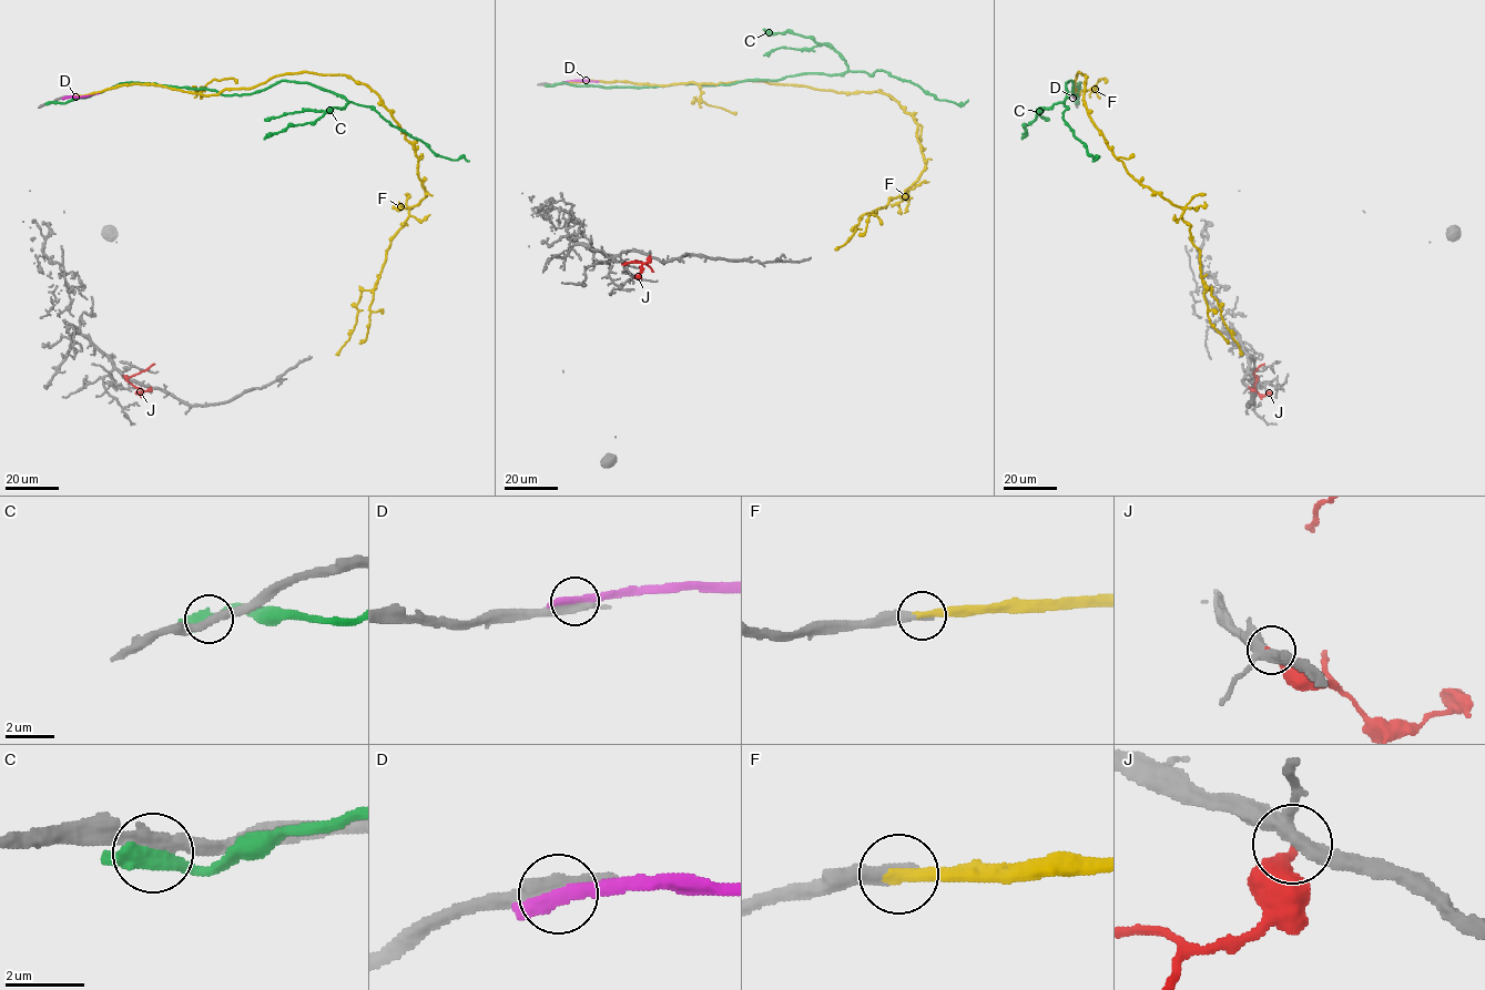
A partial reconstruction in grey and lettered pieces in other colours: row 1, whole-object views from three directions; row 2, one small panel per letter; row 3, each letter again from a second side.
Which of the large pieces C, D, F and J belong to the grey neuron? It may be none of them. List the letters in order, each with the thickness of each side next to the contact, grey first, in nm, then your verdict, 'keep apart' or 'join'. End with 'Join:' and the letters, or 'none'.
C: 320 nm thick on the grey side, 440 nm on the other; keep apart
D: 420 nm thick on the grey side, 460 nm on the other; keep apart
F: 360 nm thick on the grey side, 340 nm on the other; join
J: 400 nm thick on the grey side, 280 nm on the other; keep apart
Join: F

